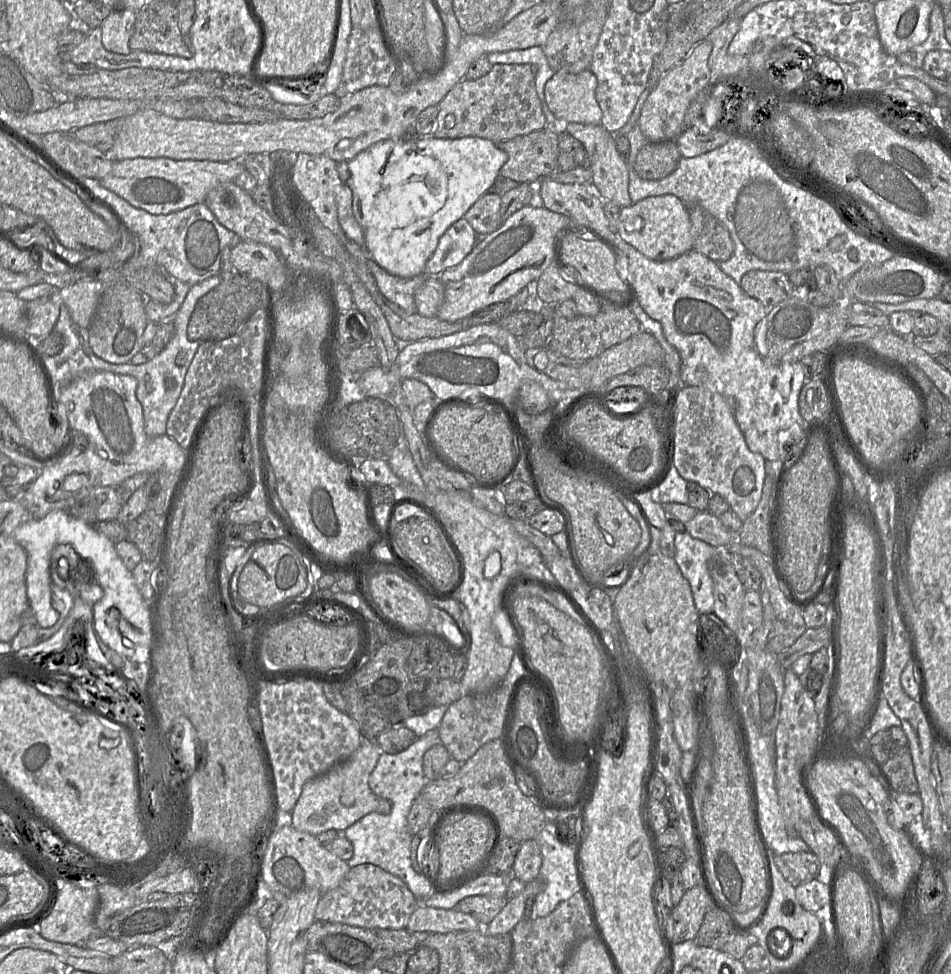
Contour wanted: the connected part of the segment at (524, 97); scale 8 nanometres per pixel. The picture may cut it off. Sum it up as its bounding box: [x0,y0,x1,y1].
[434,64,547,143]

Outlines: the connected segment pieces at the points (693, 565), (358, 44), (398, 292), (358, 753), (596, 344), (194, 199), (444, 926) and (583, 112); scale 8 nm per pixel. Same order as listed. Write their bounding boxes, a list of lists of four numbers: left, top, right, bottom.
[[674,531,718,614],[335,11,398,97],[367,257,427,313],[291,736,390,836],[542,304,641,360],[100,157,246,214],[406,905,488,933],[545,69,601,125]]

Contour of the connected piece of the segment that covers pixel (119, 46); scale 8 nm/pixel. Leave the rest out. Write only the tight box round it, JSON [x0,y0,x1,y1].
[99,9,137,54]

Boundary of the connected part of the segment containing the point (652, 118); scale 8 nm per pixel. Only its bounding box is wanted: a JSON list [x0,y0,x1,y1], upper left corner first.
[638,38,714,141]

